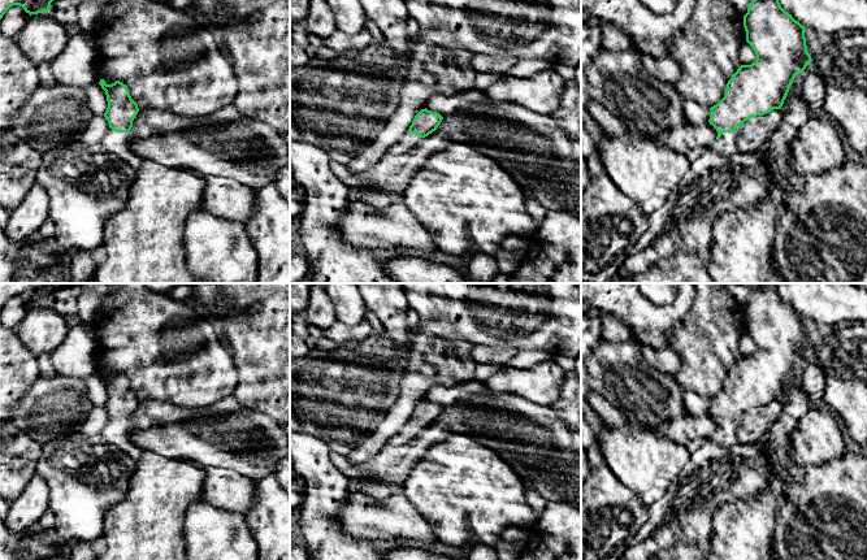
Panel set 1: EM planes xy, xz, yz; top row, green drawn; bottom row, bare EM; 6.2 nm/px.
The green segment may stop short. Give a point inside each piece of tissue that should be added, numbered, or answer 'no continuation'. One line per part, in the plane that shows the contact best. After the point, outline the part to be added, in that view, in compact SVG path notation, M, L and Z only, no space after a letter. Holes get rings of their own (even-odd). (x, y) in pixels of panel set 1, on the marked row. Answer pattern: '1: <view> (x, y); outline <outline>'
1: yz (725, 144); outline M741 127L736 129L733 133L723 133L721 136L710 146L710 148L725 156L737 153L736 142L740 133Z

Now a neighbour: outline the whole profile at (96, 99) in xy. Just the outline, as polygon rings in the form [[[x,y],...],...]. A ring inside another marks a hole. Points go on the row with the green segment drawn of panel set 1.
[[[99,82],[92,83],[86,88],[87,108],[94,116],[104,116],[108,101],[105,91],[101,88]]]

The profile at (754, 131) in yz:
[[[773,109],[771,113],[745,121],[740,135],[737,136],[737,151],[747,153],[759,149],[777,129],[780,120],[781,109]]]

